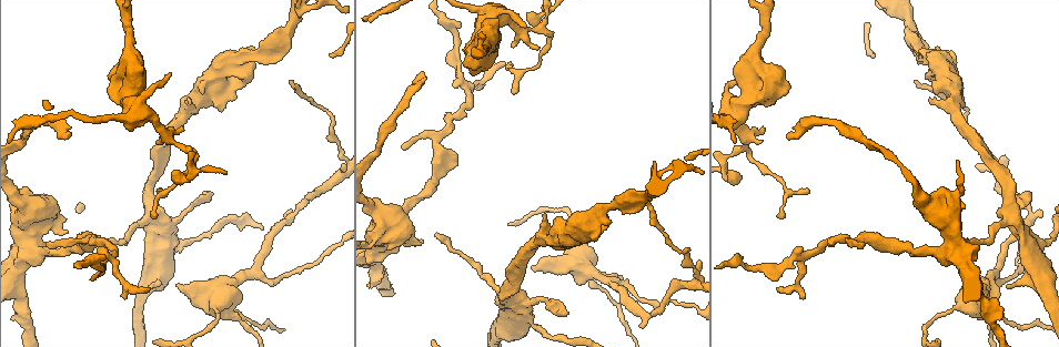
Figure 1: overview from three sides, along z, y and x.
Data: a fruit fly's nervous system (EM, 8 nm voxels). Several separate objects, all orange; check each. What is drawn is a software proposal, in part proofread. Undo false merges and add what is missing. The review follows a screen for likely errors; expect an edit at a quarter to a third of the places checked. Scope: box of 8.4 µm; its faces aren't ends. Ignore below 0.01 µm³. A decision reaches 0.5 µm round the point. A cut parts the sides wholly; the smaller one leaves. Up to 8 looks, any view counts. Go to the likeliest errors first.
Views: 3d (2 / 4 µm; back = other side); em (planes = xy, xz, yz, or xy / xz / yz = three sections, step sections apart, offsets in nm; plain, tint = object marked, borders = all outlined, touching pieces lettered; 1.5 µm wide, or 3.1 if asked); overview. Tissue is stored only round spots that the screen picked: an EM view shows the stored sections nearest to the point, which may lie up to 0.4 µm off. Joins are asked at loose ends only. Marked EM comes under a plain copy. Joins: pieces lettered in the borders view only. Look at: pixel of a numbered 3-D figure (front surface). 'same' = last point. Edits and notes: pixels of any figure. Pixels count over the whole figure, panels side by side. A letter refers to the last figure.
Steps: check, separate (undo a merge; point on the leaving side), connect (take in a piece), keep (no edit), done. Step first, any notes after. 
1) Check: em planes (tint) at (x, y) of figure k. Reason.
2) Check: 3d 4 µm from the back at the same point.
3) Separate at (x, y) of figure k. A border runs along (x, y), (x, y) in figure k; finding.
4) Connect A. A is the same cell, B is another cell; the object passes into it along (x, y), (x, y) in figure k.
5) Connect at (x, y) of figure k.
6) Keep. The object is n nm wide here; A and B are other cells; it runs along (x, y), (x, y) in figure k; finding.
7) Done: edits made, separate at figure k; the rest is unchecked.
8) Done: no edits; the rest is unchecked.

Check: 3d 2 µm from the back at (423, 72) of figure 1. Long arm stops here.

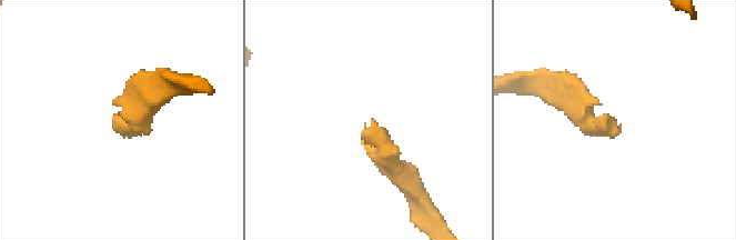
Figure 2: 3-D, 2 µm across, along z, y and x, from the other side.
Check: em yz step 8 (borders) at (619, 127) of figure 2. Shape alone is not enough.

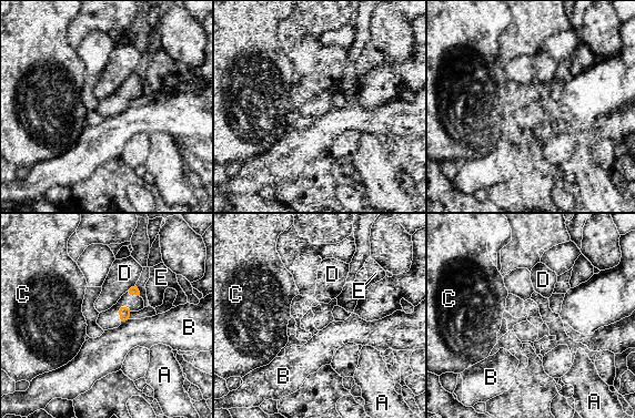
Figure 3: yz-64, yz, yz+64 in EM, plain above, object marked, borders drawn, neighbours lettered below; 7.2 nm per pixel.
Keep. The object is 80 nm wide here; A, B, C, D and E are other cells; a border runs along (134, 285), (128, 289) in figure 3; none of them fits.

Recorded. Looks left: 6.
Check: 3d 2 µm at (930, 102) of figure 1. Branch stops here.

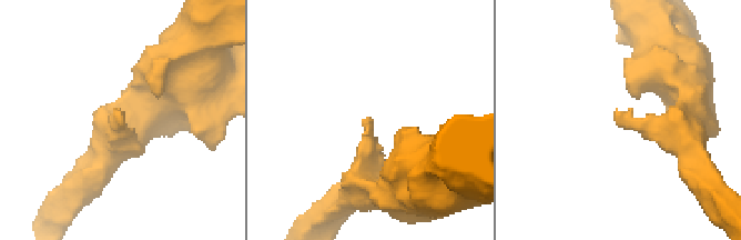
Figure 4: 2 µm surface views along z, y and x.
Check: em planes (tint) at (615, 116) of figure 4. Need the tissue.

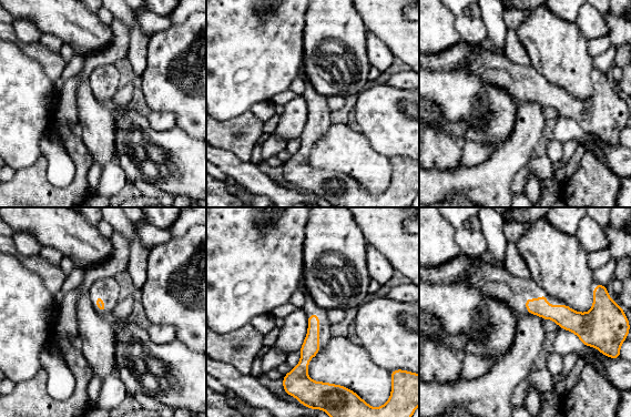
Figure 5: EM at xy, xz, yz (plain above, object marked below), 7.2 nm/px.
Check: em planes (borders) at the same point. What lies round it.

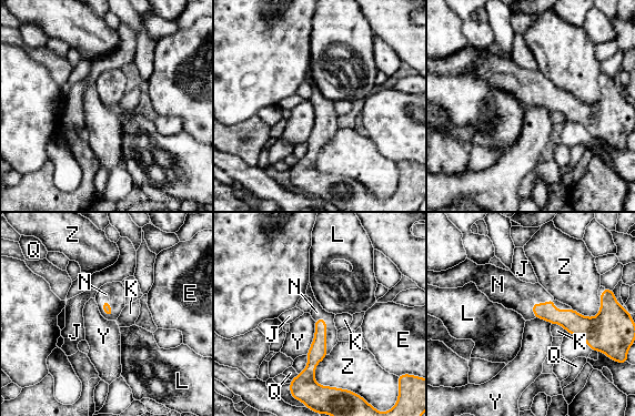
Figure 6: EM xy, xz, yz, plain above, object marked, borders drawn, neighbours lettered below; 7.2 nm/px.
Connect N. N is the same cell, E, J, K, L, Q, Y and Z are other cells; the object passes into it along (575, 324), (554, 300), (520, 296) in figure 6; the cell continues.

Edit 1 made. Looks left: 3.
Check: overview.

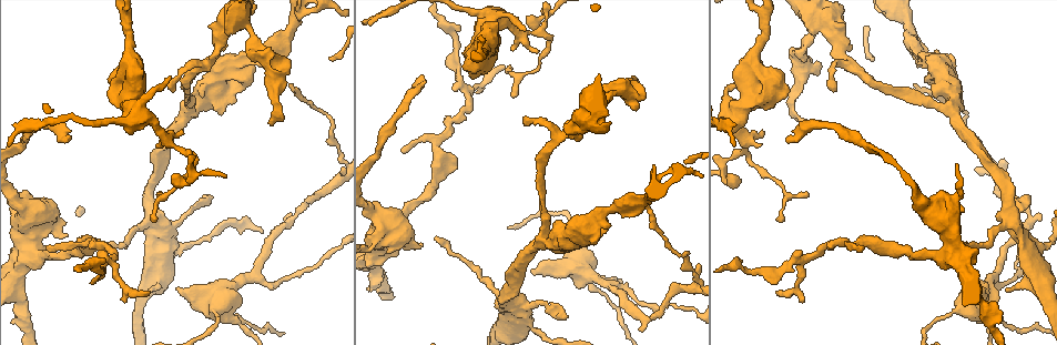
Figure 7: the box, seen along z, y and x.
Check: em planes (borders) at (530, 271) of figure 7. Stops while still wide.

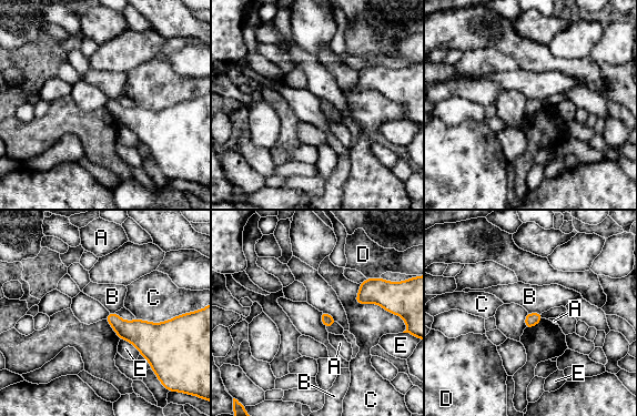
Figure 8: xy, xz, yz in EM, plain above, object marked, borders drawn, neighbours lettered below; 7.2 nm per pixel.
Keep. The longest contact is with C, 340 nm; A, B, C, D and E are other cells; none of them fits.

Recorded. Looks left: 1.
Done: edits made, connect at figure 6; the rest is unchecked.

